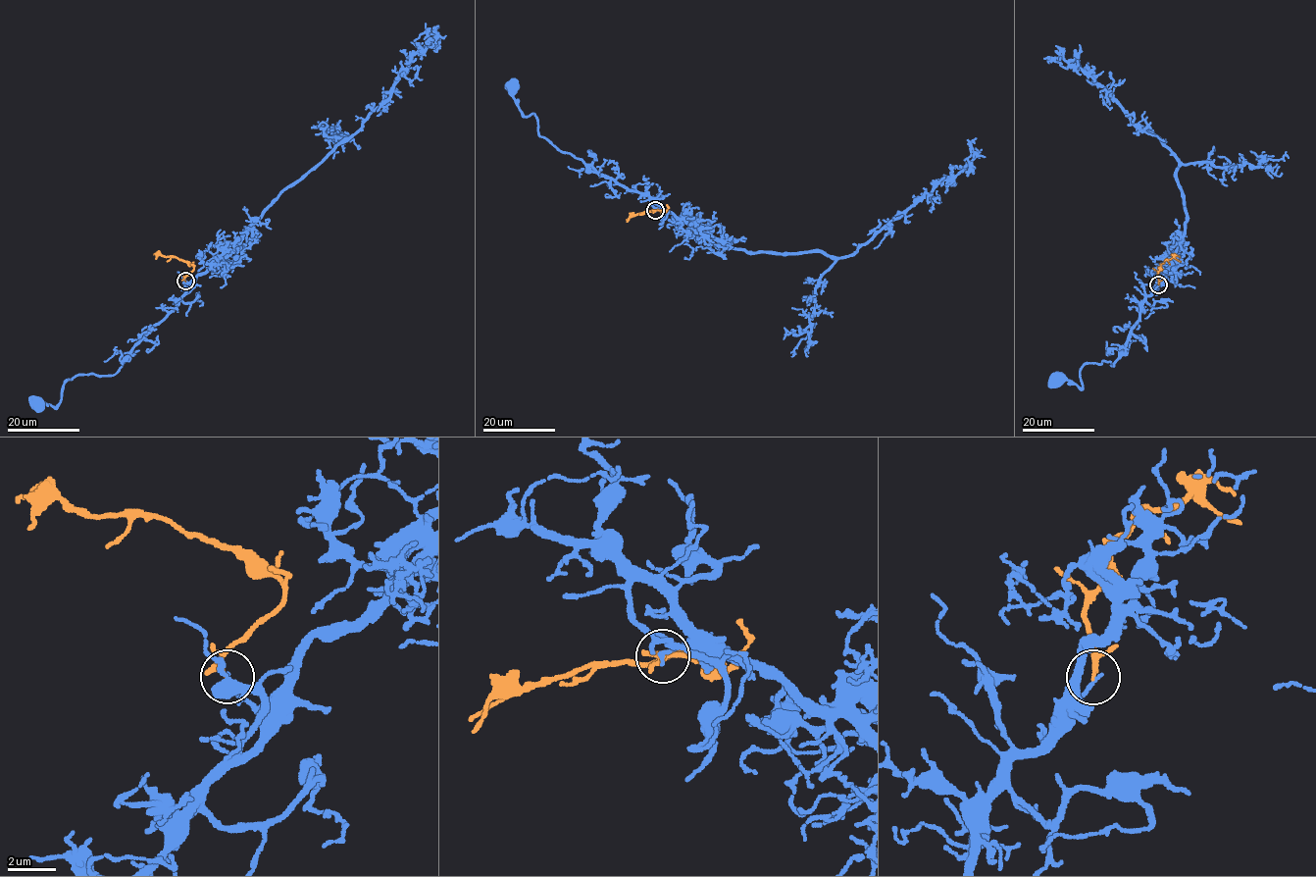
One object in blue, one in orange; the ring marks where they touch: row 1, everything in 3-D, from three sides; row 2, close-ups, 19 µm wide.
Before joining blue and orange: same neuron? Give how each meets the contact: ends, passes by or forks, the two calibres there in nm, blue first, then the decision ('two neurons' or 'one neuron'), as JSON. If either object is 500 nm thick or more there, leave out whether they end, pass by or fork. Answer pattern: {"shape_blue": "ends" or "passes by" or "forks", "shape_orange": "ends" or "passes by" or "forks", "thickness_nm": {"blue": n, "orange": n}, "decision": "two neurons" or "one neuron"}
{"shape_blue": "ends", "shape_orange": "passes by", "thickness_nm": {"blue": 150, "orange": 160}, "decision": "two neurons"}

